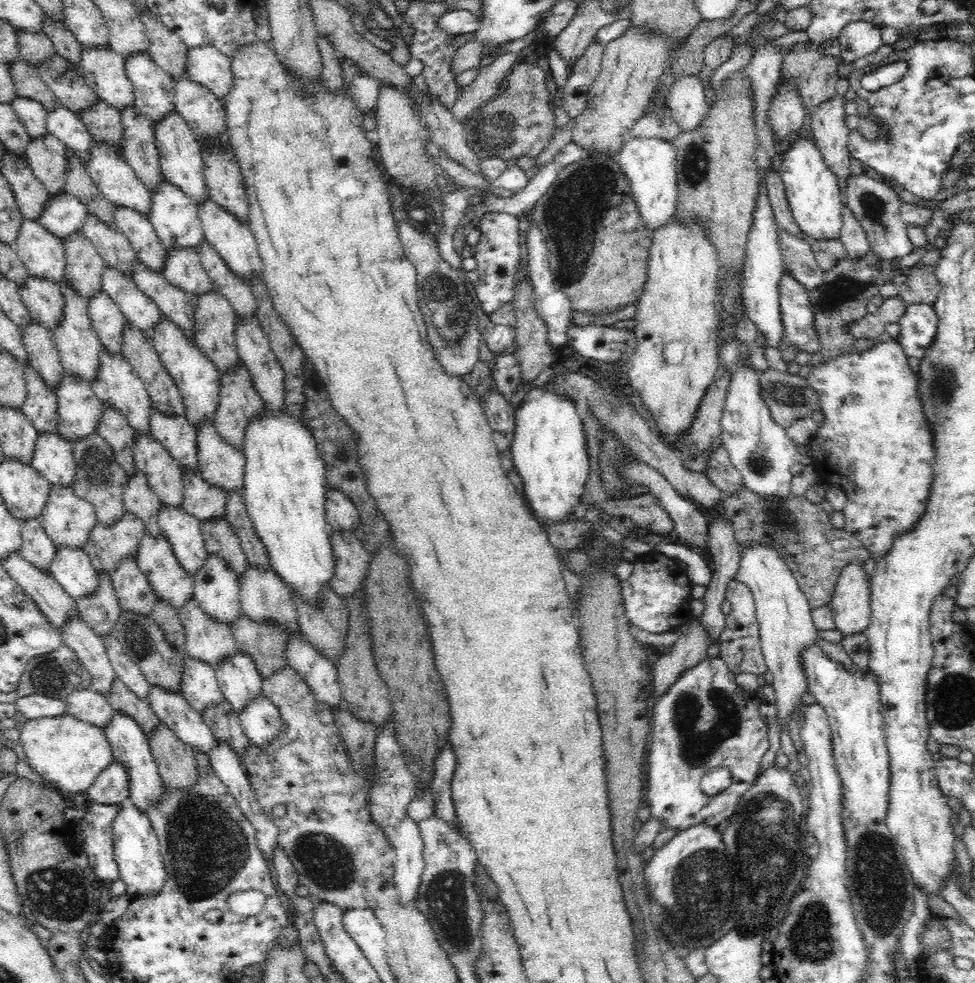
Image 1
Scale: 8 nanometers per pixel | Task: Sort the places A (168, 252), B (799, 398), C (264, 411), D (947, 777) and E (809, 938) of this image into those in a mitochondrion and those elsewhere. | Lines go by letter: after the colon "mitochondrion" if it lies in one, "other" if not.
A: other
B: mitochondrion
C: other
D: other
E: mitochondrion

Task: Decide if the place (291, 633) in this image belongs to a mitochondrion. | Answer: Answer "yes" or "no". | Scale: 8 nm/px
no

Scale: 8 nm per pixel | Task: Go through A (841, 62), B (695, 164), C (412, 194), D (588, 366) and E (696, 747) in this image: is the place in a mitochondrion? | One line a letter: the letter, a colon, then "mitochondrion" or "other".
A: other
B: mitochondrion
C: other
D: other
E: mitochondrion

